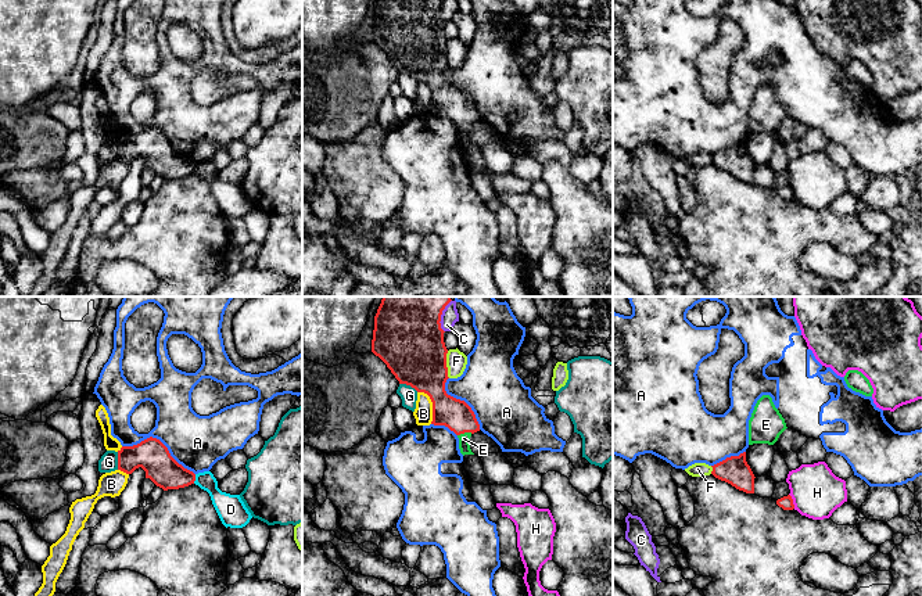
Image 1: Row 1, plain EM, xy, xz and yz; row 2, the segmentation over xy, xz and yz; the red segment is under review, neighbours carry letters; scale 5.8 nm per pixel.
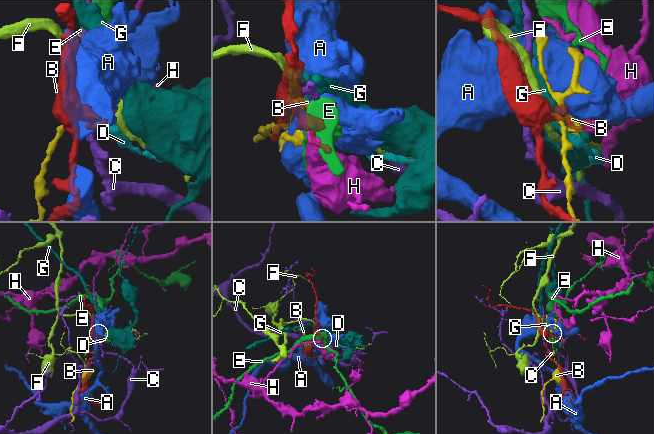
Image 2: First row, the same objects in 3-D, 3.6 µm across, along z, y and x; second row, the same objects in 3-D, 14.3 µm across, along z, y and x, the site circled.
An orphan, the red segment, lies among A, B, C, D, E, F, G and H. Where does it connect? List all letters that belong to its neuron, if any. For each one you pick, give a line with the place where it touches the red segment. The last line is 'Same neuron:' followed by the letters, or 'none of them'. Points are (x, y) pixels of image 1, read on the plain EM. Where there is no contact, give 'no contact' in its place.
E: meets red in xz at (465, 121)
Same neuron: E

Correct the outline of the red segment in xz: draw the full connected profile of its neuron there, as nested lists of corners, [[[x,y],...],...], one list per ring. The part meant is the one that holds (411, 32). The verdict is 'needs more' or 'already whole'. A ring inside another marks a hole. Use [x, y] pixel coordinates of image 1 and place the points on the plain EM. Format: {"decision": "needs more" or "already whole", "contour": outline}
{"decision": "needs more", "contour": [[[377,0],[374,6],[374,19],[372,42],[379,46],[399,73],[406,73],[417,82],[424,82],[433,91],[434,115],[445,115],[459,128],[460,143],[474,144],[470,139],[470,126],[480,121],[480,114],[471,97],[460,89],[446,83],[445,72],[448,67],[444,19],[441,18],[442,0]]]}

